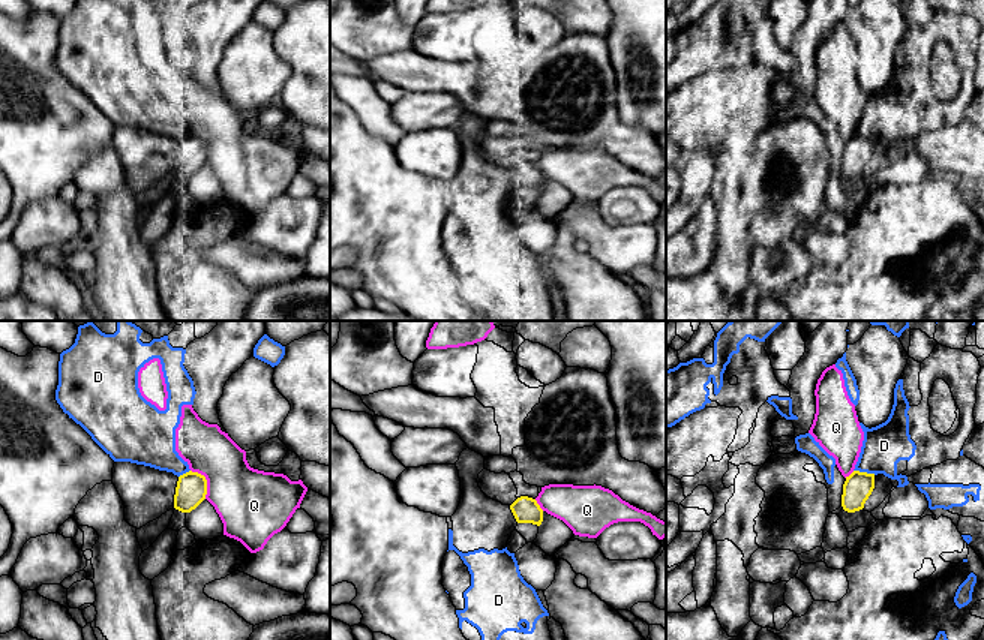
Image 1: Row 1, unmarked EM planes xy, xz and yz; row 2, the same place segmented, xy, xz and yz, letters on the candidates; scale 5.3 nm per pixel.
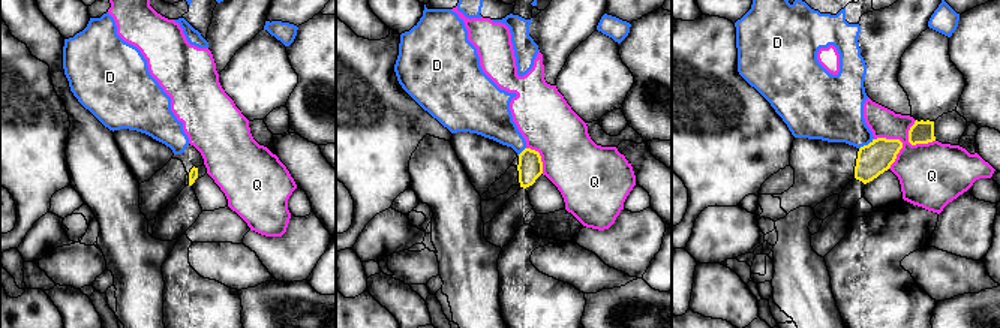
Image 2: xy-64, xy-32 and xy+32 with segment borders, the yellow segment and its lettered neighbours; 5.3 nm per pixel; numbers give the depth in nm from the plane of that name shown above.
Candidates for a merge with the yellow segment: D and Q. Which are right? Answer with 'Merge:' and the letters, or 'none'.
Merge: none

